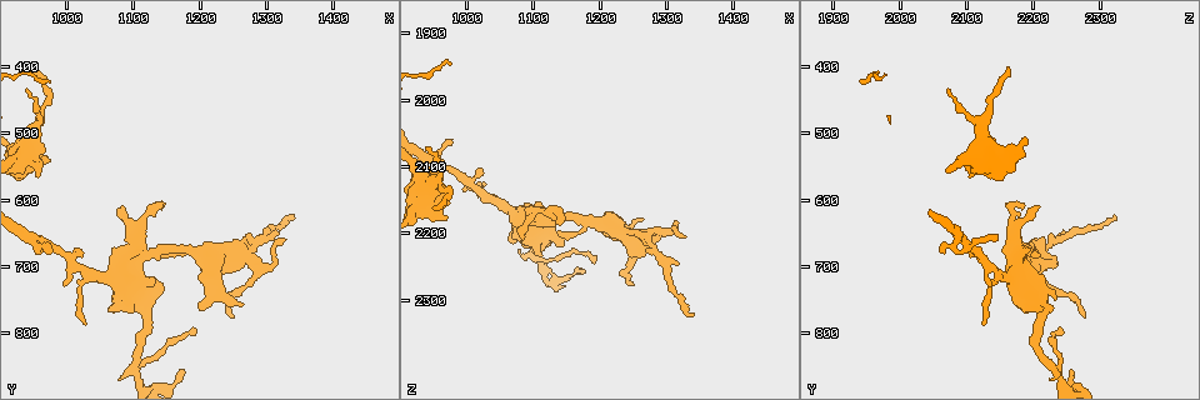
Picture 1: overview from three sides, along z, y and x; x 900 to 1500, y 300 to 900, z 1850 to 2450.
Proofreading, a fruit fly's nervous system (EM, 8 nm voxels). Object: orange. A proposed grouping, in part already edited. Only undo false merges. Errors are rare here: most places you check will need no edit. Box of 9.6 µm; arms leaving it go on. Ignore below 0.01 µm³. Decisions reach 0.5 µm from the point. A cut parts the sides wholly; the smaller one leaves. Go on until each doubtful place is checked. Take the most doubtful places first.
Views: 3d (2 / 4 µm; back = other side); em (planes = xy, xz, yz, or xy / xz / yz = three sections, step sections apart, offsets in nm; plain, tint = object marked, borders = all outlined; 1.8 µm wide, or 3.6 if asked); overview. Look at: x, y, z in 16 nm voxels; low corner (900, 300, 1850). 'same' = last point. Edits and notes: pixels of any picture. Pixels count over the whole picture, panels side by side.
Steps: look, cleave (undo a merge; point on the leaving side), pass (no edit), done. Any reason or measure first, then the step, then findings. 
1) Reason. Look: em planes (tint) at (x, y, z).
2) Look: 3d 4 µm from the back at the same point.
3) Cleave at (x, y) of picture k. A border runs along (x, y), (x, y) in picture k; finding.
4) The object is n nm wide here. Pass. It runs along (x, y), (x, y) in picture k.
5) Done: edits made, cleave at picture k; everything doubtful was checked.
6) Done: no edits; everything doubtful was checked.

Four arms meet. Look: em 3.6 µm xy step 4 (tint) at (950, 540, 2155).

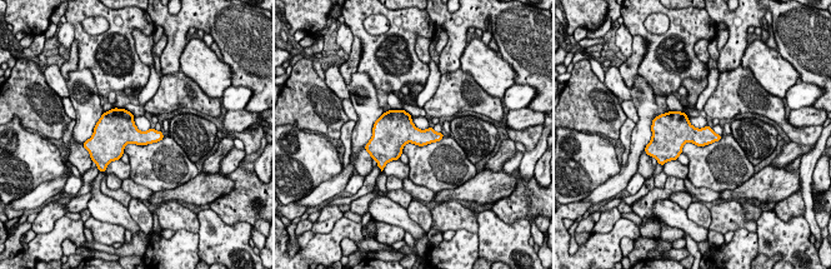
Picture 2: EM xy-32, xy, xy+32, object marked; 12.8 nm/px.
Cut it another way. Look: em 3.6 µm planes (tint) at the same point.

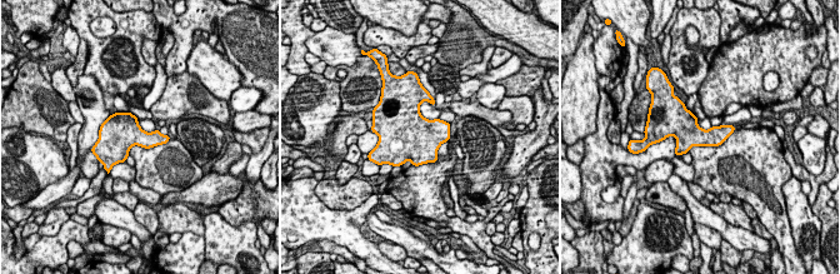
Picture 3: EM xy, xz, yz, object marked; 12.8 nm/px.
Pass. All the same neuron.

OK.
Four arms meet. Look: 3d 4 µm from the back at (1265, 685, 2205).

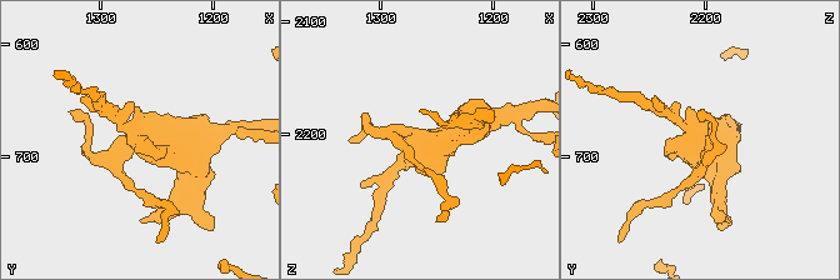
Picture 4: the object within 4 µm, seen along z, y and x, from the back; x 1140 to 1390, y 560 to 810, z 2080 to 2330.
4 arms meet here; now the EM. Look: em planes (tint) at (1264, 688, 2208).

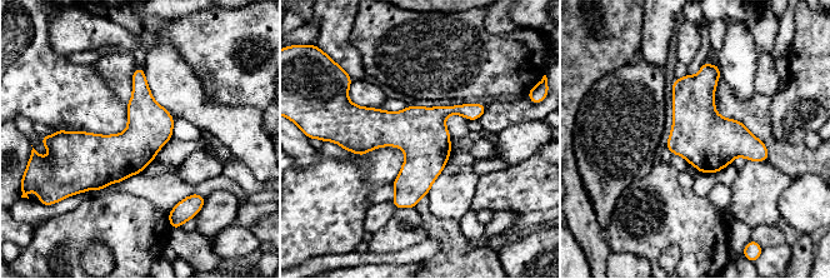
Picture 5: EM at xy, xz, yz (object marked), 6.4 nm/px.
The object is 280 nm wide here. Pass. Continuous, no second neuron.

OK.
Branch point. Look: 3d 2 µm at (960, 655, 2095).

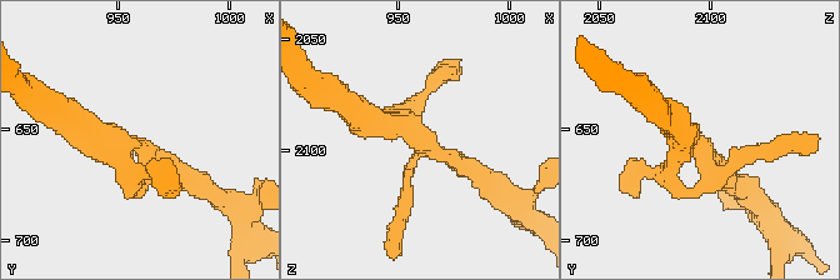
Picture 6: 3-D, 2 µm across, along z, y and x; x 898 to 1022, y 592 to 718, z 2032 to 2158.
Look: em xy step 8 (tint) at (960, 659, 2095).

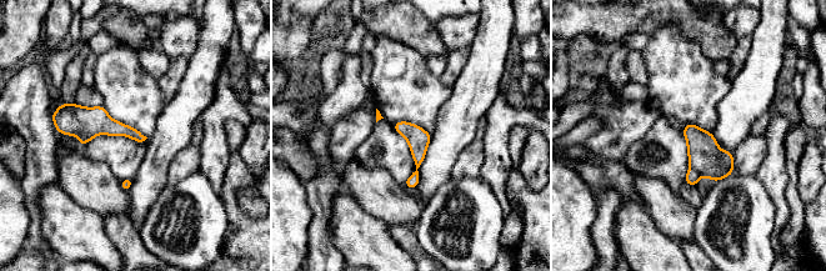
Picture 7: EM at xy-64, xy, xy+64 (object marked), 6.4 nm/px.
Look: em planes (tint) at the same point.

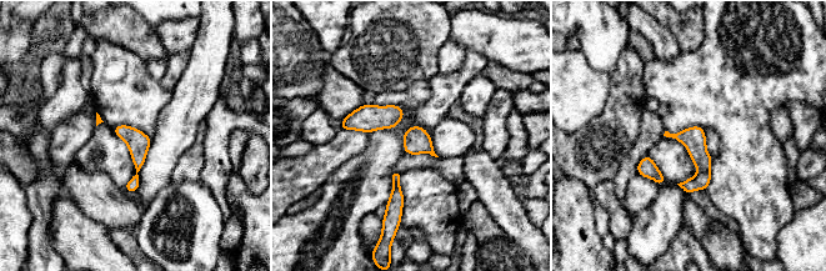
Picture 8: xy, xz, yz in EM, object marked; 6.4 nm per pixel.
The object is 140 nm wide here. Pass. One neuron here.

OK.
Done: no edits; everything doubtful was checked.

